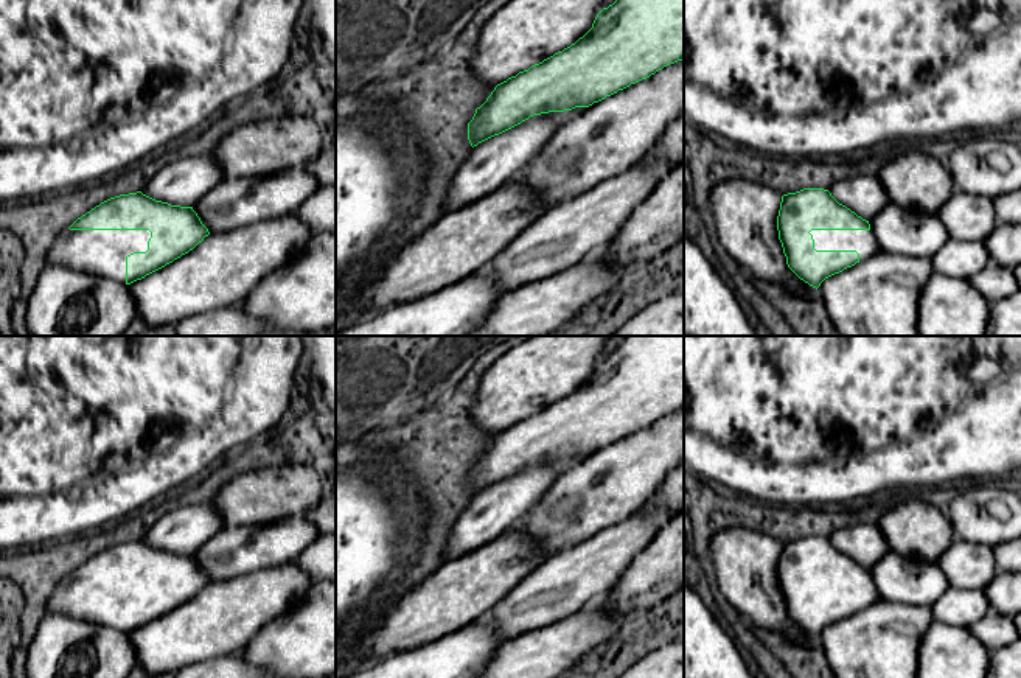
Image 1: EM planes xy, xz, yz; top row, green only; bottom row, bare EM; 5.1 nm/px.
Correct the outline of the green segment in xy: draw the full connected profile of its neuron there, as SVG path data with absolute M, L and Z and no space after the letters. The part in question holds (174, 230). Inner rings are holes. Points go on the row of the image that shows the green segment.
M141 191L120 194L101 202L61 232L48 250L47 266L59 264L81 274L131 285L188 253L208 235L208 229L202 224L193 207L155 201Z

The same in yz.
M824 188L783 194L777 230L788 267L816 289L825 278L881 252L869 221Z

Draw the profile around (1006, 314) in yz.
M1021 289L990 306L985 336L1021 336Z

